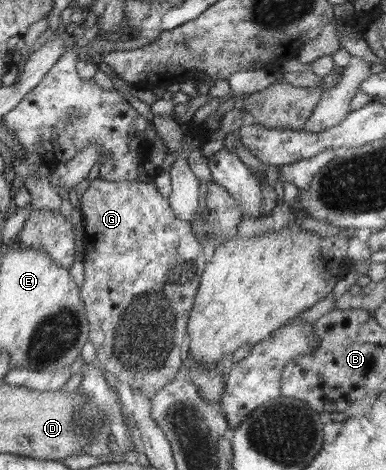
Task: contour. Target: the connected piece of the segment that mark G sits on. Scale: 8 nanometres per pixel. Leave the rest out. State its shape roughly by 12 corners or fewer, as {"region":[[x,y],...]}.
{"region":[[148,181],[80,197],[98,365],[182,367],[206,255]]}

